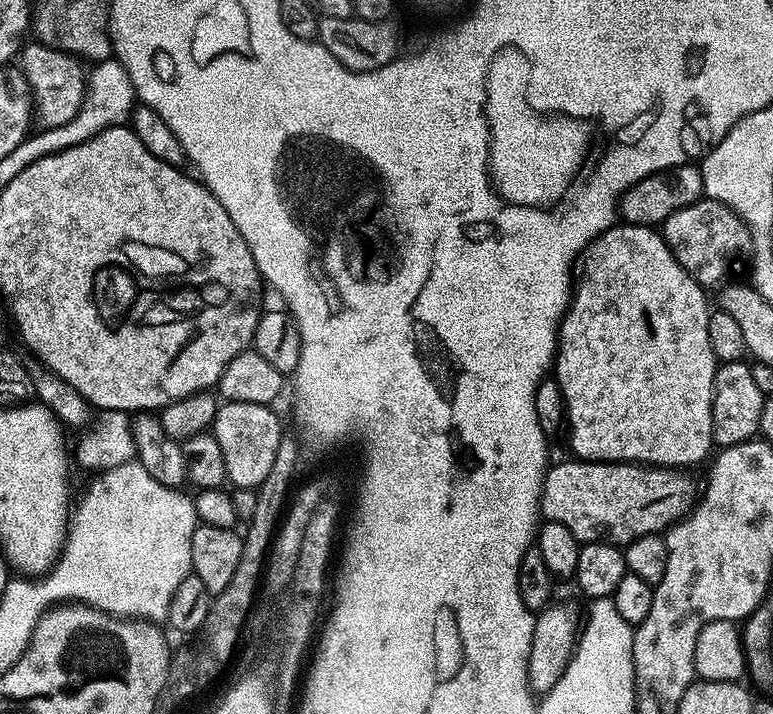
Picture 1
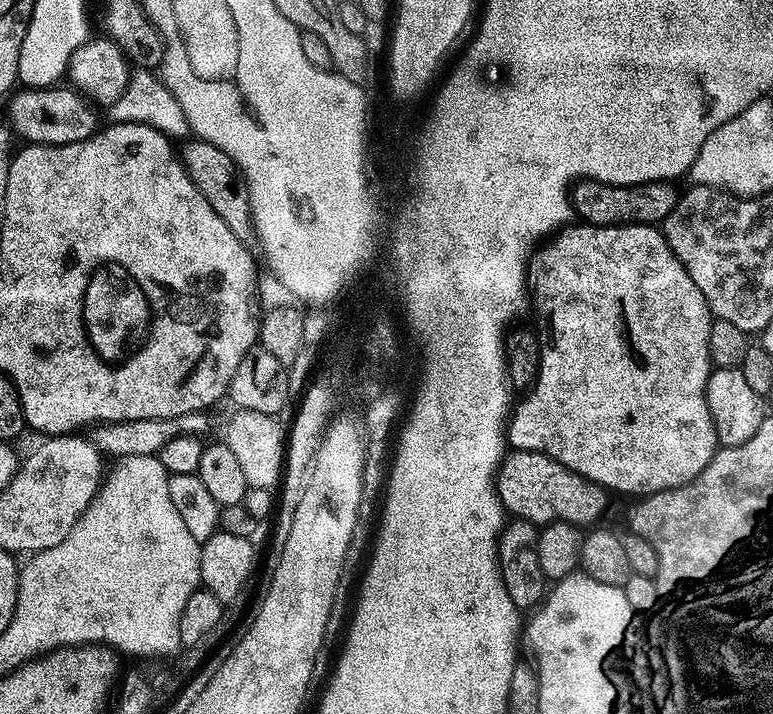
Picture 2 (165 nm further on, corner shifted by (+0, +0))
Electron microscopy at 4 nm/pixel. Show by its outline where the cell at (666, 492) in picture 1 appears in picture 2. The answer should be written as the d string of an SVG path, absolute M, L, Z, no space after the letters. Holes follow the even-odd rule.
M519 450L505 455L496 477L496 493L500 495L505 513L537 526L553 524L556 520L577 526L595 525L595 520L607 510L610 497L609 489L562 466L562 462L541 452Z

